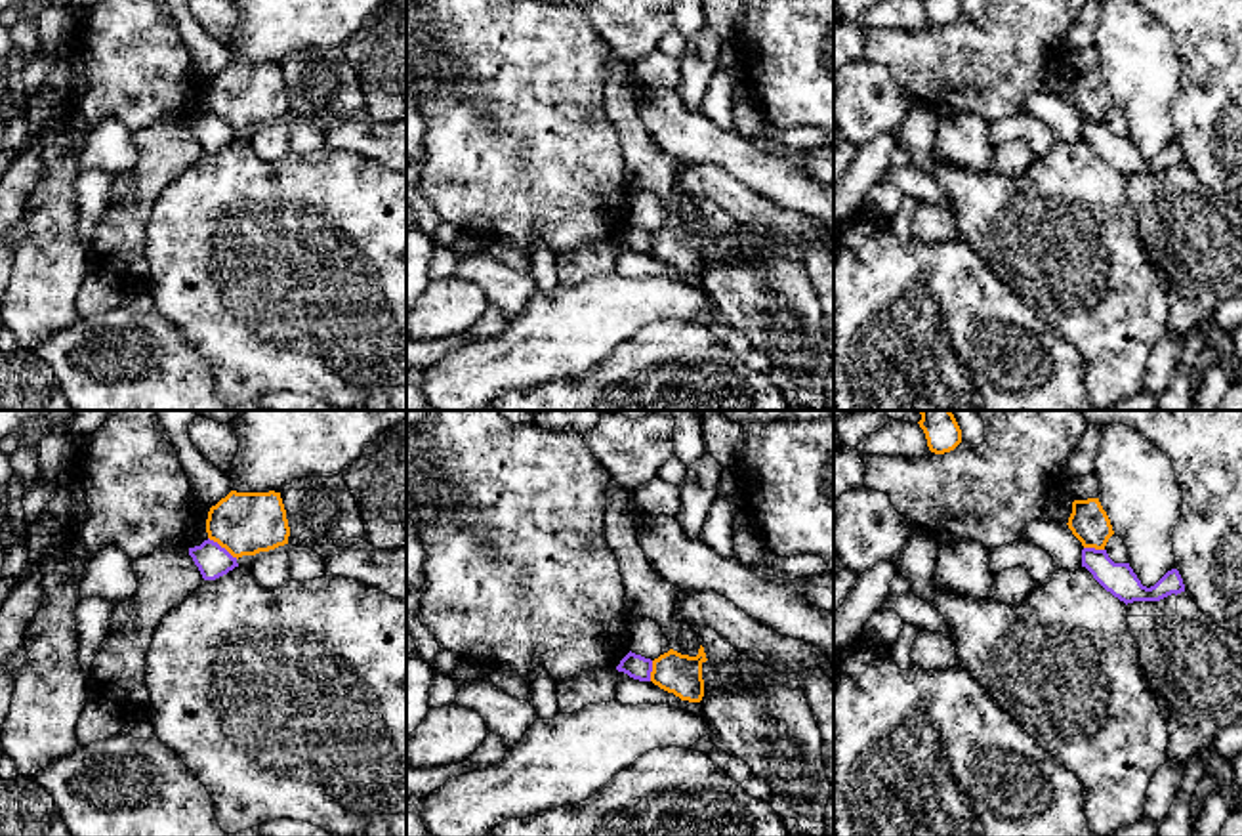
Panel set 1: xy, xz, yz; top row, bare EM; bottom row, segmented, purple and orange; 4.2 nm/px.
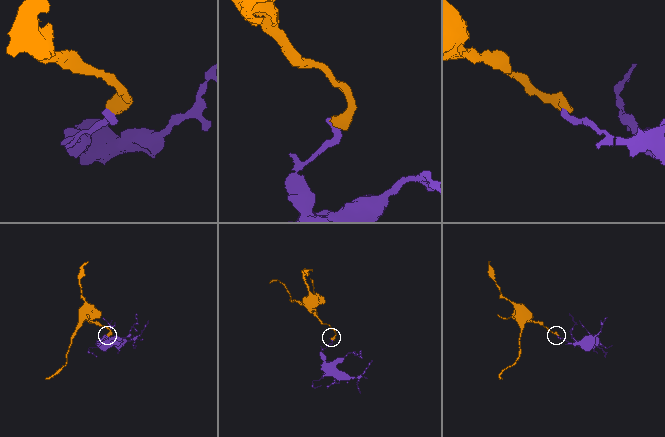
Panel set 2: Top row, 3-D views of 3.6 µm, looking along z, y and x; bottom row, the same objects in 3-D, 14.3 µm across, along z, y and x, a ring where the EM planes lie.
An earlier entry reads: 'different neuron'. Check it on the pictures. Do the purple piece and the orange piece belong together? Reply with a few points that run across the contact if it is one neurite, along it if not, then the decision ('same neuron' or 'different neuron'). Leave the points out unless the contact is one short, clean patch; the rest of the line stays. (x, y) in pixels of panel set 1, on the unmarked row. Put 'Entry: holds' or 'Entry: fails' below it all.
xy (208, 109), (237, 130) | different neuron
Entry: holds

